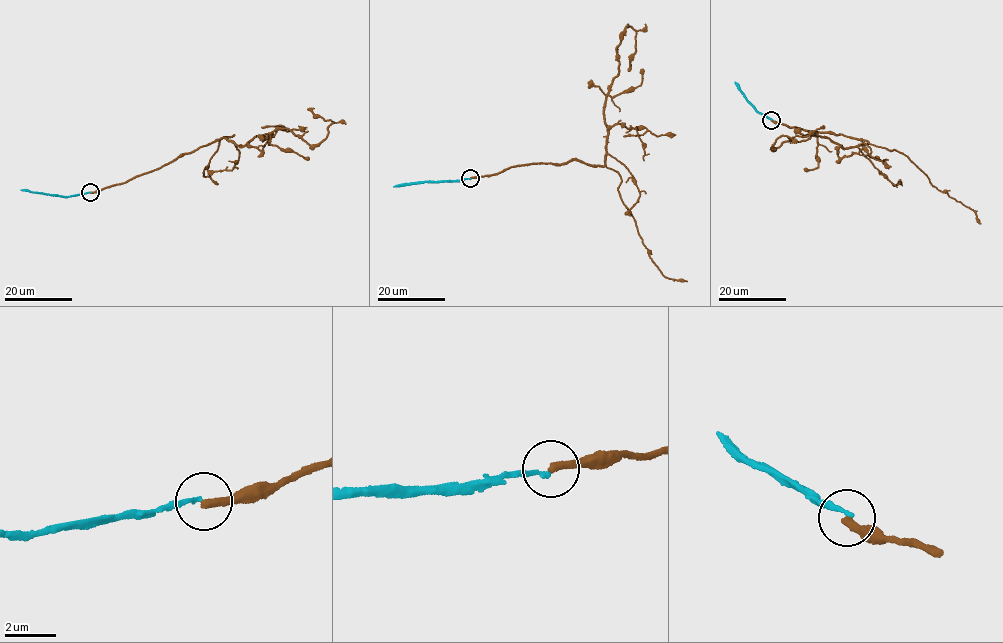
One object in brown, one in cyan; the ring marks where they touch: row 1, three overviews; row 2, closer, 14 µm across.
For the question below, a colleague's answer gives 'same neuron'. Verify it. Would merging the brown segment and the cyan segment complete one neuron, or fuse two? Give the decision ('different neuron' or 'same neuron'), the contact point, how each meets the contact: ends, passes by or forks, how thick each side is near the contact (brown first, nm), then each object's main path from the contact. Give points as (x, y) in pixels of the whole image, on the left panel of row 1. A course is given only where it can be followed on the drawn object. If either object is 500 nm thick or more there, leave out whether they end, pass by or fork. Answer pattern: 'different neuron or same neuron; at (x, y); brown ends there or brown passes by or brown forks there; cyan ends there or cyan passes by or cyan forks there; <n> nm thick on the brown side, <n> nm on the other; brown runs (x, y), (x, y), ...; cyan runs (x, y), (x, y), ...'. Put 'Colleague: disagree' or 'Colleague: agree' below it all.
different neuron; at (90, 192); brown ends there; cyan ends there; 320 nm thick on the brown side, 140 nm on the other; brown runs (90, 192), (160, 168), (225, 137), (240, 147), (252, 138), (284, 128), (315, 145), (333, 122), (307, 108); cyan runs (90, 192), (62, 197), (21, 189)
Colleague: disagree

